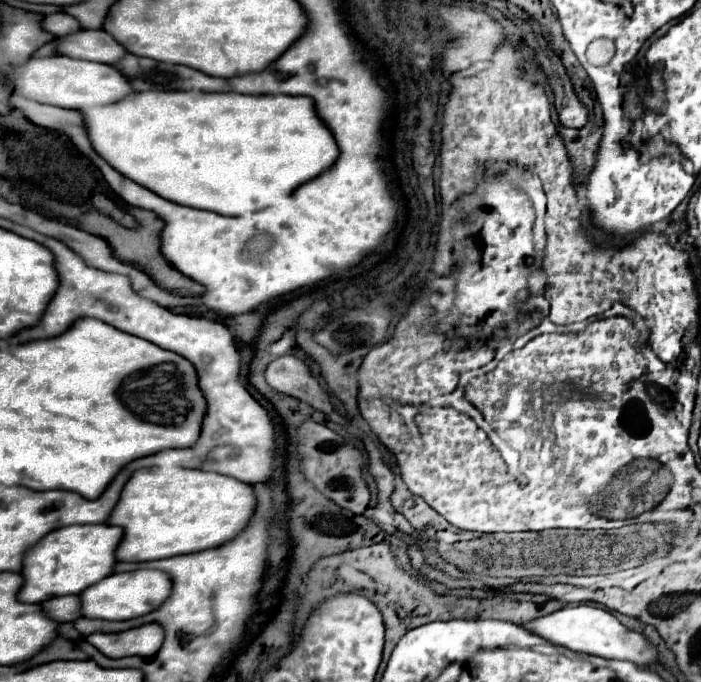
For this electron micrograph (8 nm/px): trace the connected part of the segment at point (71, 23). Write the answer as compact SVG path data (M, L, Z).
M54 13L54 15L46 15L42 27L46 31L50 31L52 35L56 37L66 37L66 35L72 35L72 33L78 33L82 27L78 23L78 19L74 19L72 15L66 15L66 13Z

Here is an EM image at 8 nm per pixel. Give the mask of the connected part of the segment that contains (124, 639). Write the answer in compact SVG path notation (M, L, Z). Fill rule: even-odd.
M148 623L122 633L92 633L86 637L106 657L152 657L164 643L164 629L158 623Z

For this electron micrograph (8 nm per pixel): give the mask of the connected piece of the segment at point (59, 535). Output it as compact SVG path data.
M74 525L46 535L46 539L34 547L34 553L28 551L24 559L22 577L26 577L26 587L22 587L22 603L44 603L52 597L78 595L90 585L110 577L118 563L116 547L122 537L124 531L116 525Z

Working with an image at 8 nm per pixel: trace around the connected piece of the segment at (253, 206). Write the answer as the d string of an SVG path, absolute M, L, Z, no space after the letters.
M144 91L134 95L134 99L122 99L122 103L114 103L114 107L90 107L82 111L86 115L86 127L90 127L90 141L94 149L116 169L136 183L142 183L150 187L150 191L160 193L164 199L214 211L220 215L232 215L240 217L246 213L260 211L264 207L276 205L282 197L290 197L300 185L316 179L324 171L328 171L336 161L338 161L338 143L334 139L334 133L330 127L320 119L316 113L316 103L310 97L284 97L284 95L240 95L240 93L202 93L202 91L170 91L170 93L154 93L154 91Z

